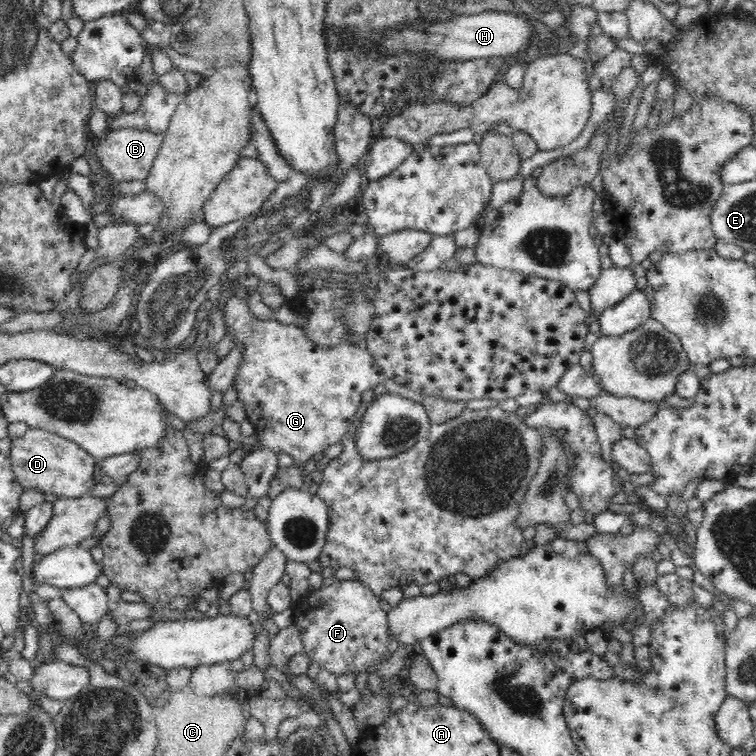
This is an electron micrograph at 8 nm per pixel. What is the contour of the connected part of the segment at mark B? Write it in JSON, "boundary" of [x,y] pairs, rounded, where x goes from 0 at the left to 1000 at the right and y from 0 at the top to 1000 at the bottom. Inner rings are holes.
{"boundary":[[[163,169],[142,173],[136,181],[130,181],[130,189],[126,193],[127,204],[134,209],[134,217],[143,225],[153,242],[190,239],[198,230],[217,181],[217,175],[198,175],[196,171]]]}

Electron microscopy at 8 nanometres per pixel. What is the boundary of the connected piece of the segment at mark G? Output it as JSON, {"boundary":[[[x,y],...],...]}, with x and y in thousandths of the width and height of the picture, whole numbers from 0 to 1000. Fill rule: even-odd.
{"boundary":[[[307,393],[296,410],[300,411],[300,439],[310,440],[308,452],[324,455],[324,472],[308,508],[315,529],[324,538],[325,553],[337,566],[336,574],[345,594],[384,601],[392,615],[399,616],[415,602],[429,601],[435,590],[451,586],[476,545],[479,519],[496,515],[511,501],[508,491],[485,462],[460,451],[444,458],[423,458],[407,447],[398,433],[335,419],[323,394]]]}

